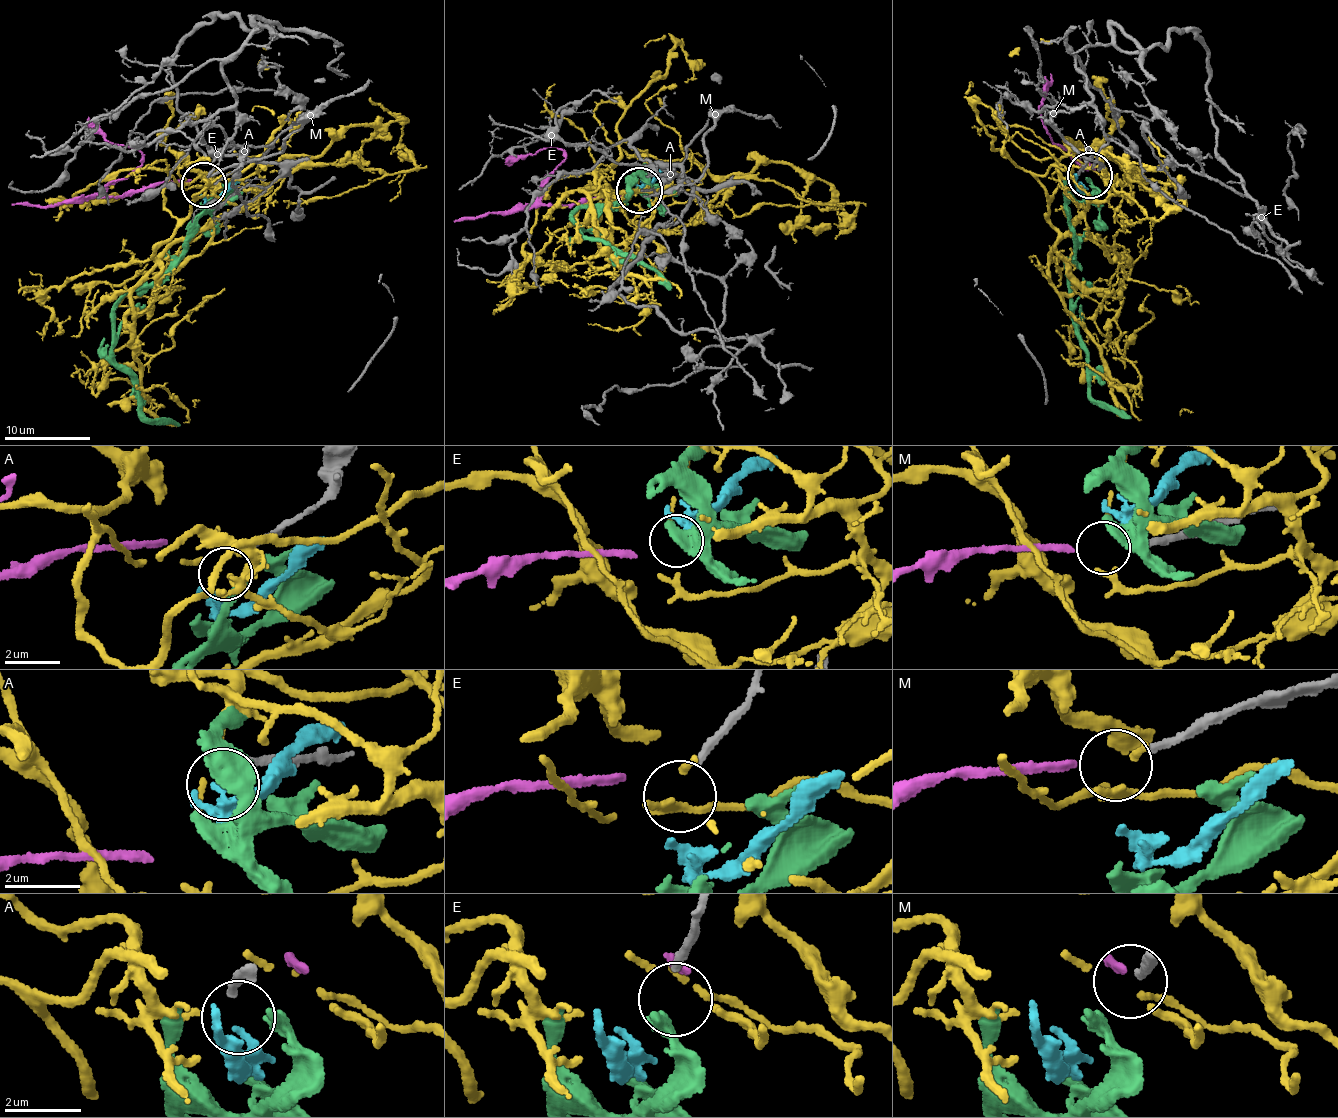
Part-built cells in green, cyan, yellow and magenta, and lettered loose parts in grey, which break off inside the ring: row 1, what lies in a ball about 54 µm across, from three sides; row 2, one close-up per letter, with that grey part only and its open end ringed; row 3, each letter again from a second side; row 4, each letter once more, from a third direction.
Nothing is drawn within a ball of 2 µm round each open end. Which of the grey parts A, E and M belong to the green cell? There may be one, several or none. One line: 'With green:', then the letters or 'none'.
With green: none

